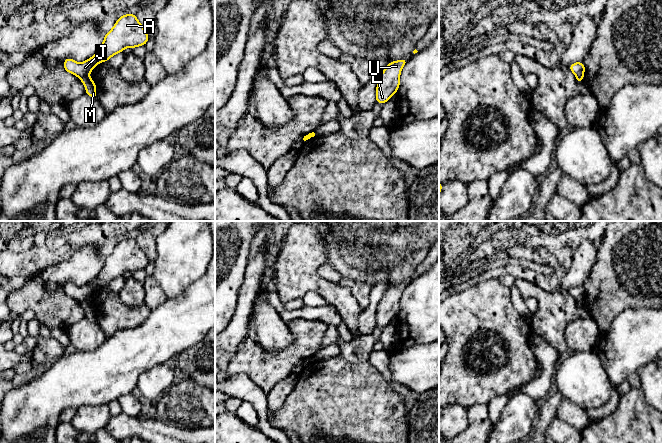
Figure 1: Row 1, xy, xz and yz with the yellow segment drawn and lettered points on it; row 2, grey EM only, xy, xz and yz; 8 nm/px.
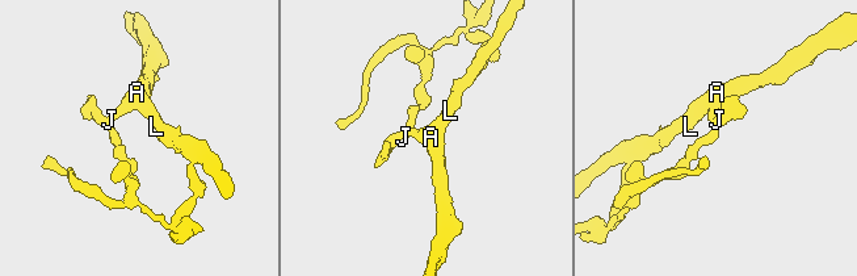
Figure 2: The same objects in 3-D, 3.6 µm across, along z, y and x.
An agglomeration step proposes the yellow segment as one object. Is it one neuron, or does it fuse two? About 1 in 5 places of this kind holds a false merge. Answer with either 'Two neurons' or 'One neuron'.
Two neurons

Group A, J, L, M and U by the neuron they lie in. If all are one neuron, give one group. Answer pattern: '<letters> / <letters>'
A J L U / M

